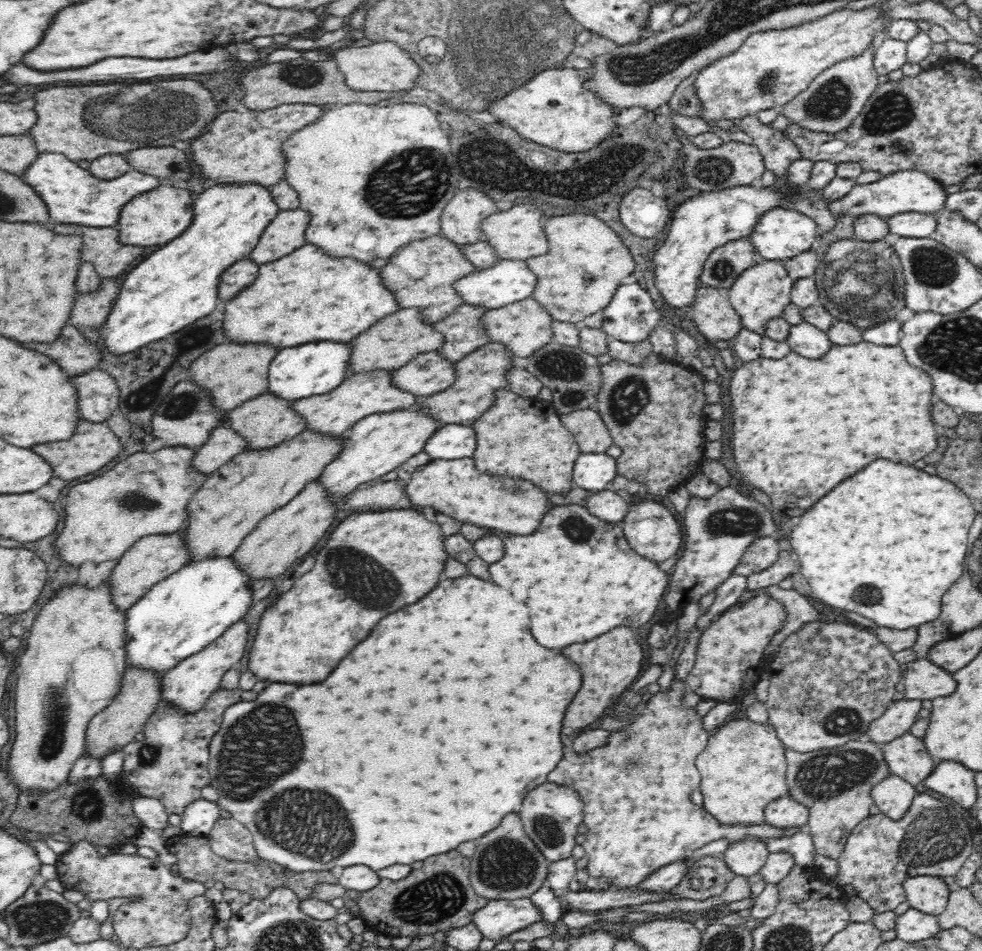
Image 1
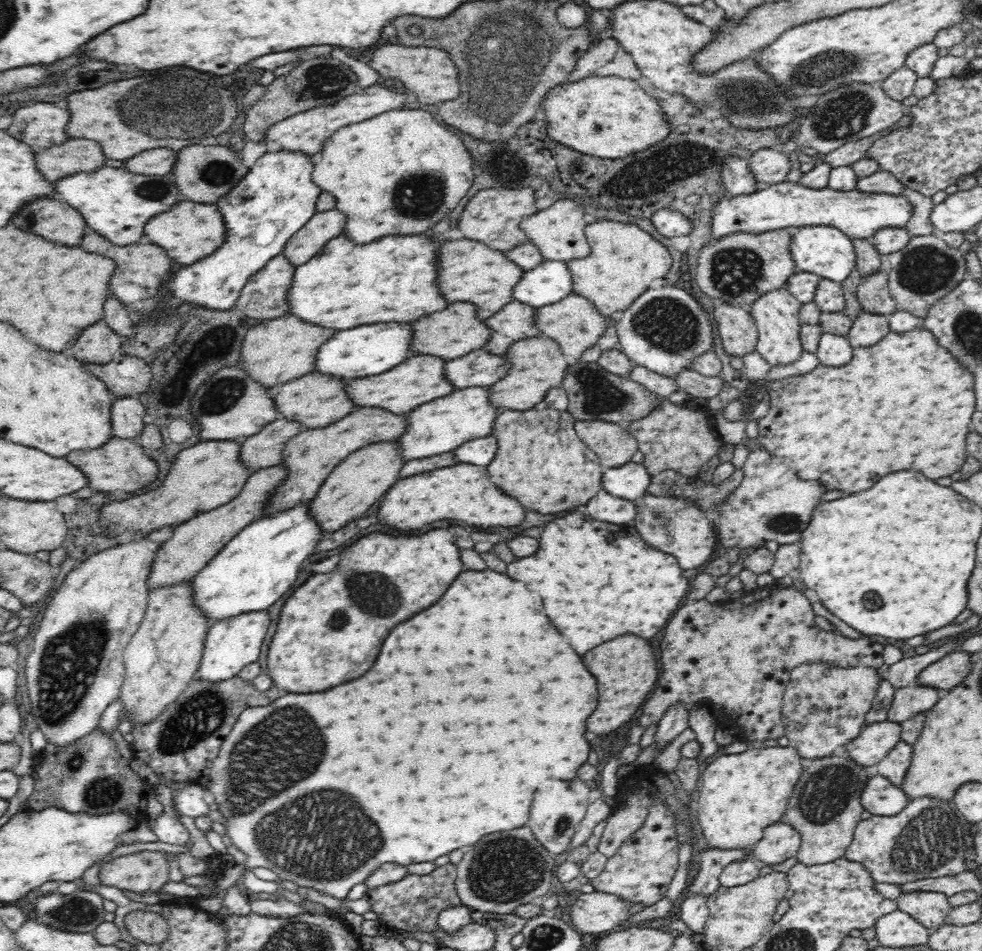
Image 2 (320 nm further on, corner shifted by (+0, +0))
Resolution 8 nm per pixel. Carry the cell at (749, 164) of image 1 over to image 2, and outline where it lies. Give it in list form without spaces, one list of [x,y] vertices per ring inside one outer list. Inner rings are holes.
[[[765,148],[752,154],[750,169],[758,183],[774,185],[787,182],[786,178],[792,170],[792,162],[789,153]]]

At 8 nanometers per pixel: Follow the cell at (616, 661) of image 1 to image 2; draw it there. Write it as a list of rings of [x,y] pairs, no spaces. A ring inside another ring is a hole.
[[[632,634],[620,636],[616,640],[600,644],[598,648],[586,652],[584,664],[598,678],[598,692],[600,692],[598,700],[600,702],[598,702],[596,712],[588,718],[588,730],[596,734],[610,734],[628,722],[648,698],[648,694],[655,689],[660,676],[652,646],[644,638],[632,636]],[[634,674],[636,674],[636,680],[630,680],[634,678]]]

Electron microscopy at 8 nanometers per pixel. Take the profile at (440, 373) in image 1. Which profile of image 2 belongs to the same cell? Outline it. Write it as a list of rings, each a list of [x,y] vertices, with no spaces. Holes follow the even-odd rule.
[[[482,348],[464,357],[447,361],[445,373],[456,389],[476,386],[491,387],[507,375],[510,367],[510,361],[505,354],[492,354]]]

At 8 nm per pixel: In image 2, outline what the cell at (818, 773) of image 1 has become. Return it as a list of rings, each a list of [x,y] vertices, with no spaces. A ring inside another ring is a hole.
[[[828,756],[807,762],[806,770],[796,783],[781,818],[782,823],[792,826],[800,834],[801,845],[794,856],[798,863],[806,866],[826,864],[845,856],[864,810],[860,796],[869,779],[866,768],[850,757]]]

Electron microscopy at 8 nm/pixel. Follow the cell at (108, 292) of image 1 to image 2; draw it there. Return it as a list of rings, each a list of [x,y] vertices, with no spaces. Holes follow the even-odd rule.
[[[98,322],[82,332],[74,342],[74,348],[68,350],[70,356],[85,364],[108,364],[121,353],[123,338],[104,322]]]

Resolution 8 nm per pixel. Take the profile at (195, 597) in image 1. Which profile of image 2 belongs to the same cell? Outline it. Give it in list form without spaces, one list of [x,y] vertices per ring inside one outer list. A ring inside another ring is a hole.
[[[311,500],[251,522],[191,579],[195,603],[212,622],[269,608],[288,592],[302,564],[316,552],[326,534],[311,516]]]

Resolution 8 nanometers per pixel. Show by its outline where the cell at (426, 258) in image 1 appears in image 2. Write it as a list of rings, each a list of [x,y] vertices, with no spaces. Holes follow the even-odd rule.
[[[460,239],[442,244],[440,250],[440,276],[438,286],[448,303],[469,303],[476,305],[478,318],[485,320],[494,316],[514,299],[514,287],[526,272],[512,262],[504,251],[494,250],[481,242]]]

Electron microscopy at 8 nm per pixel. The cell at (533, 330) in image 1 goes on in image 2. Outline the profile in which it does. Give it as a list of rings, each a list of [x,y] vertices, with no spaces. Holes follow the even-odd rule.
[[[572,295],[556,304],[537,308],[535,323],[539,326],[539,330],[543,332],[544,337],[553,338],[558,342],[562,352],[571,361],[580,361],[582,353],[587,348],[596,345],[598,339],[612,324],[611,317],[604,316],[586,297]]]

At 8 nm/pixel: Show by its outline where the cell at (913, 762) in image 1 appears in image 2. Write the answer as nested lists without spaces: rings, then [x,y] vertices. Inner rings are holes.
[[[901,740],[876,764],[876,772],[890,783],[901,786],[911,764],[912,755],[912,745]]]

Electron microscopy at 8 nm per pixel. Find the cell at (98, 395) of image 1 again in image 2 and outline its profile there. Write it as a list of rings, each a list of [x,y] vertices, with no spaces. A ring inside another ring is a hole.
[[[138,397],[118,399],[111,406],[111,428],[115,437],[136,439],[142,436],[147,410]]]

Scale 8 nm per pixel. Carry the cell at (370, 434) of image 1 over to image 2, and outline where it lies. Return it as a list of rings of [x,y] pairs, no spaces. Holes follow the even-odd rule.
[[[466,387],[416,407],[407,415],[408,430],[404,432],[404,436],[398,438],[401,456],[408,461],[428,458],[455,451],[466,441],[492,436],[493,426],[501,409],[492,404],[490,395],[491,387]]]

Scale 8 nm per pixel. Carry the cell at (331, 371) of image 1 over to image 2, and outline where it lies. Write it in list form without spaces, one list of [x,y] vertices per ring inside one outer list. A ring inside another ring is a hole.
[[[391,321],[372,324],[362,324],[348,330],[336,331],[322,344],[317,354],[315,370],[323,374],[339,376],[339,378],[354,378],[354,376],[374,376],[389,371],[402,364],[412,356],[413,343],[412,321]]]

